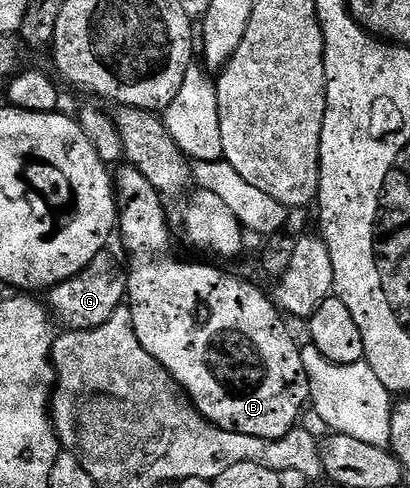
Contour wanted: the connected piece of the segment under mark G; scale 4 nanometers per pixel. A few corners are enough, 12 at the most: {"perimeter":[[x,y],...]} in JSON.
{"perimeter":[[108,251],[48,289],[66,329],[103,326],[126,303],[129,277]]}

